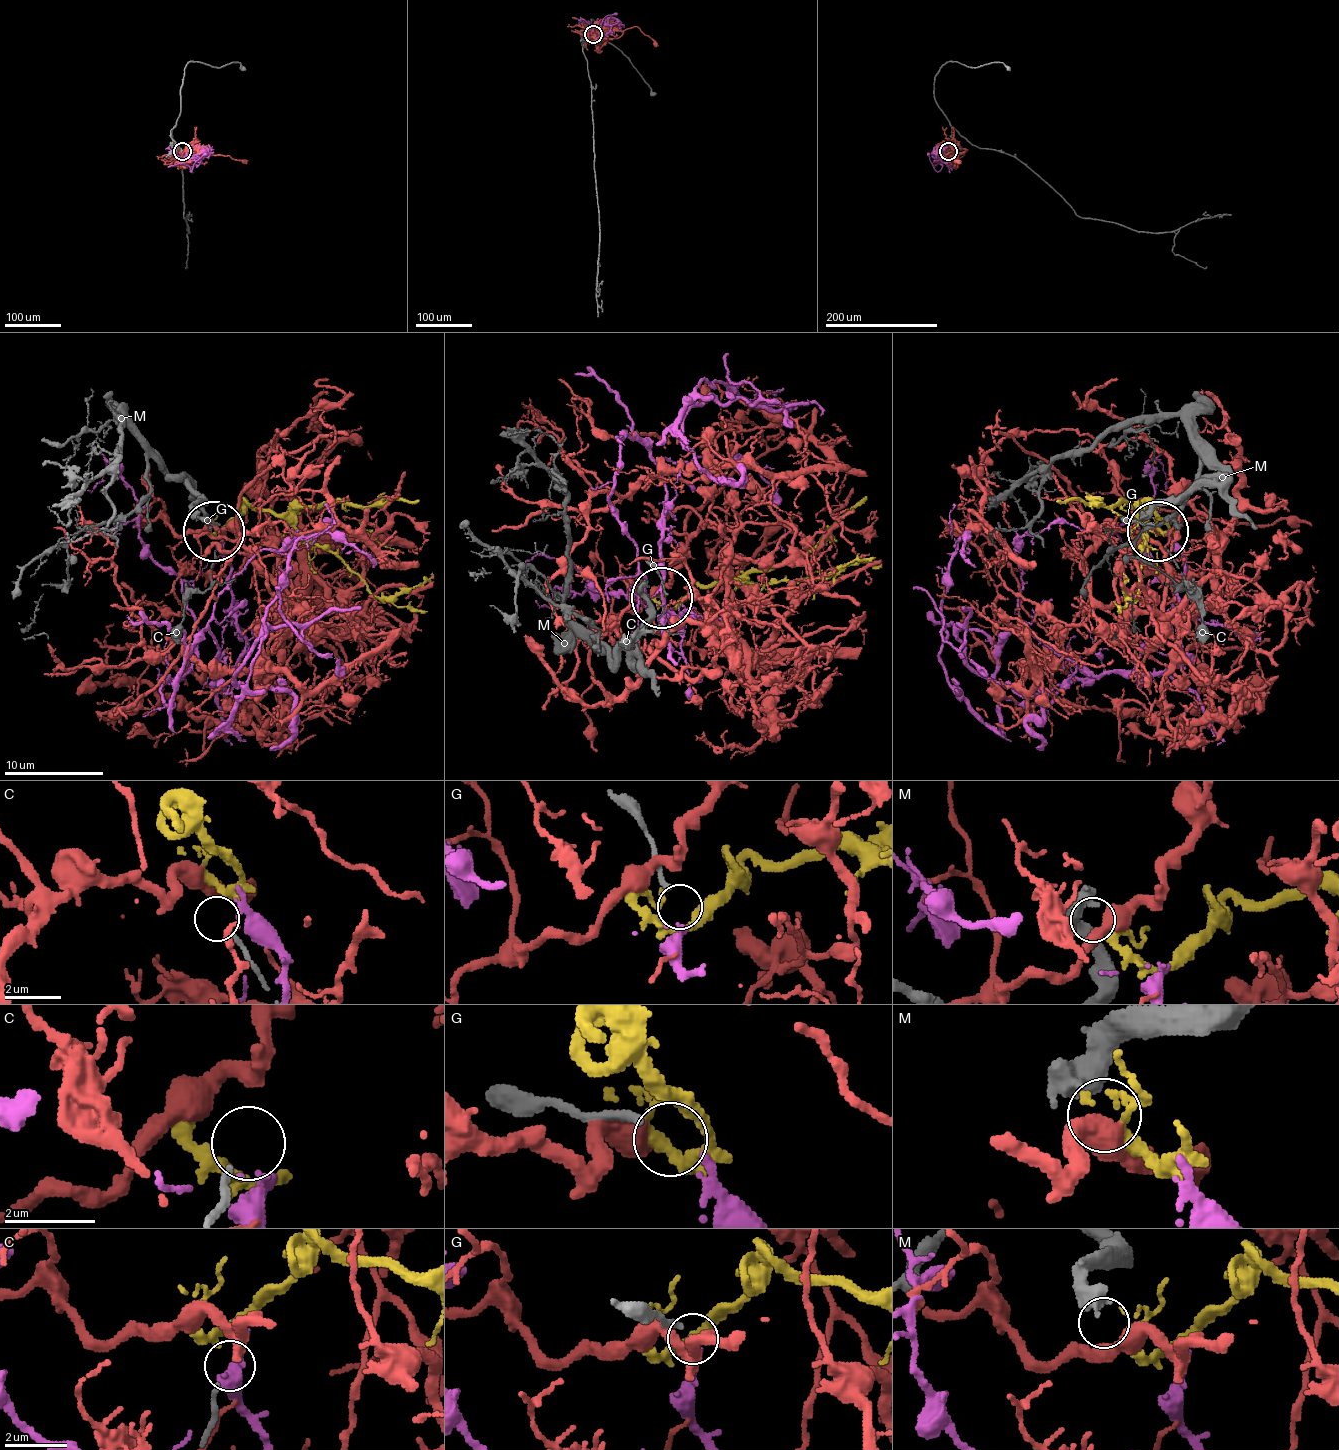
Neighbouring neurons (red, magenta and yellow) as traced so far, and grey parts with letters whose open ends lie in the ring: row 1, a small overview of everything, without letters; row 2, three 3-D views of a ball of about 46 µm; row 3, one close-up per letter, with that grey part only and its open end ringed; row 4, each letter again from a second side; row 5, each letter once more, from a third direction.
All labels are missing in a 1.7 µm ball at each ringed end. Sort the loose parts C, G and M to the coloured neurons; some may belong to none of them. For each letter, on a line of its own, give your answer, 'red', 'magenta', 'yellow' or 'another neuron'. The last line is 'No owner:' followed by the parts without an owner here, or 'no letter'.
C: another neuron
G: magenta
M: yellow
No owner: C

